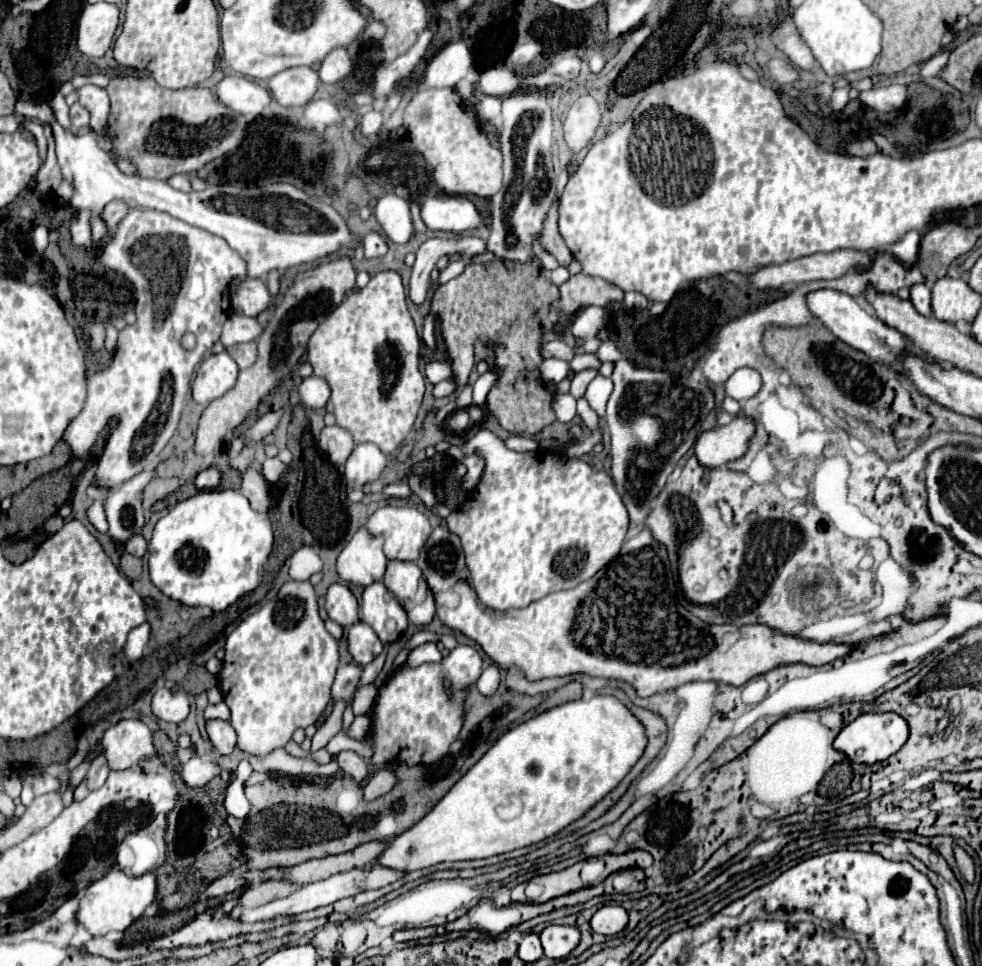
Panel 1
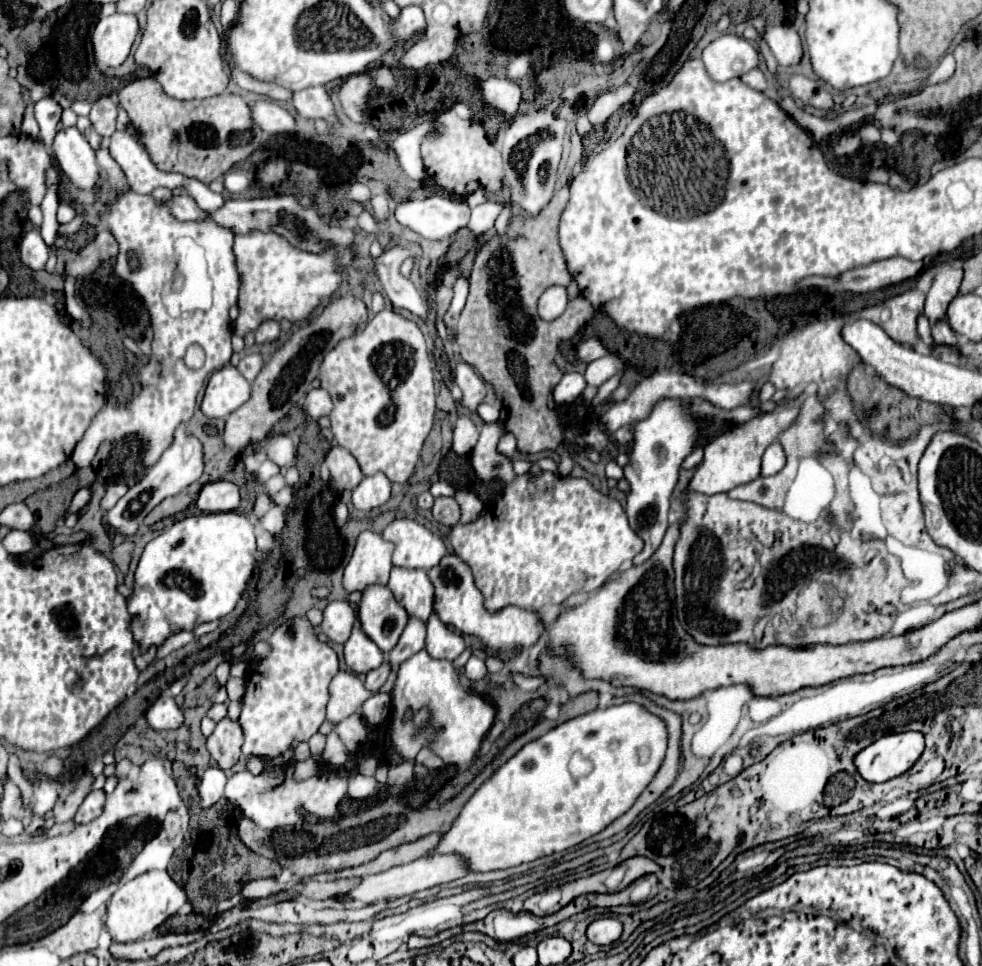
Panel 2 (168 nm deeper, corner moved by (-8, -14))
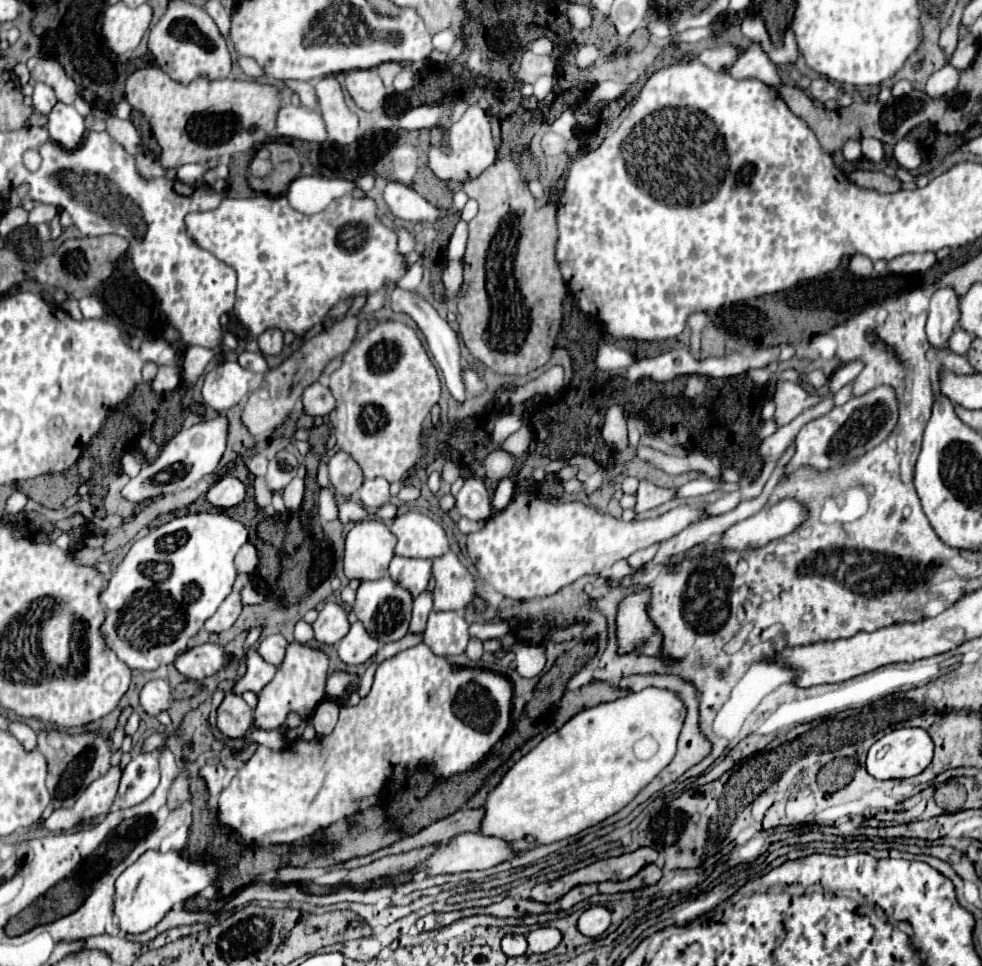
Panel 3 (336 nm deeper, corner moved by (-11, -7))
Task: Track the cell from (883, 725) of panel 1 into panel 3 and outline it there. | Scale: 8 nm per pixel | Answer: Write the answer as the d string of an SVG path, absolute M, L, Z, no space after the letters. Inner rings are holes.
M897 729L875 741L867 753L867 771L875 779L903 779L919 775L933 759L933 741L925 729Z

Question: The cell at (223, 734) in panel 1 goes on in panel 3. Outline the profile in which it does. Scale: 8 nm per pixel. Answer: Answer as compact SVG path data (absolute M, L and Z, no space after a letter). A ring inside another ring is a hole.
M225 695L217 709L217 727L227 737L243 737L251 727L253 711L239 695Z

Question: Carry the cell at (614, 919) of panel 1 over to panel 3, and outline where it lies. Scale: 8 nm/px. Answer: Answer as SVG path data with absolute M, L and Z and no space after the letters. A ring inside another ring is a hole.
M589 907L579 917L579 931L587 937L603 935L611 925L611 911L605 907Z

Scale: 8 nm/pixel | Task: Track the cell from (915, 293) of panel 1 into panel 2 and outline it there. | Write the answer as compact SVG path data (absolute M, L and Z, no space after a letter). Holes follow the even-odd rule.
M944 320L932 326L932 336L934 336L934 342L936 344L952 344L952 346L958 346L958 336L952 332L952 328Z

